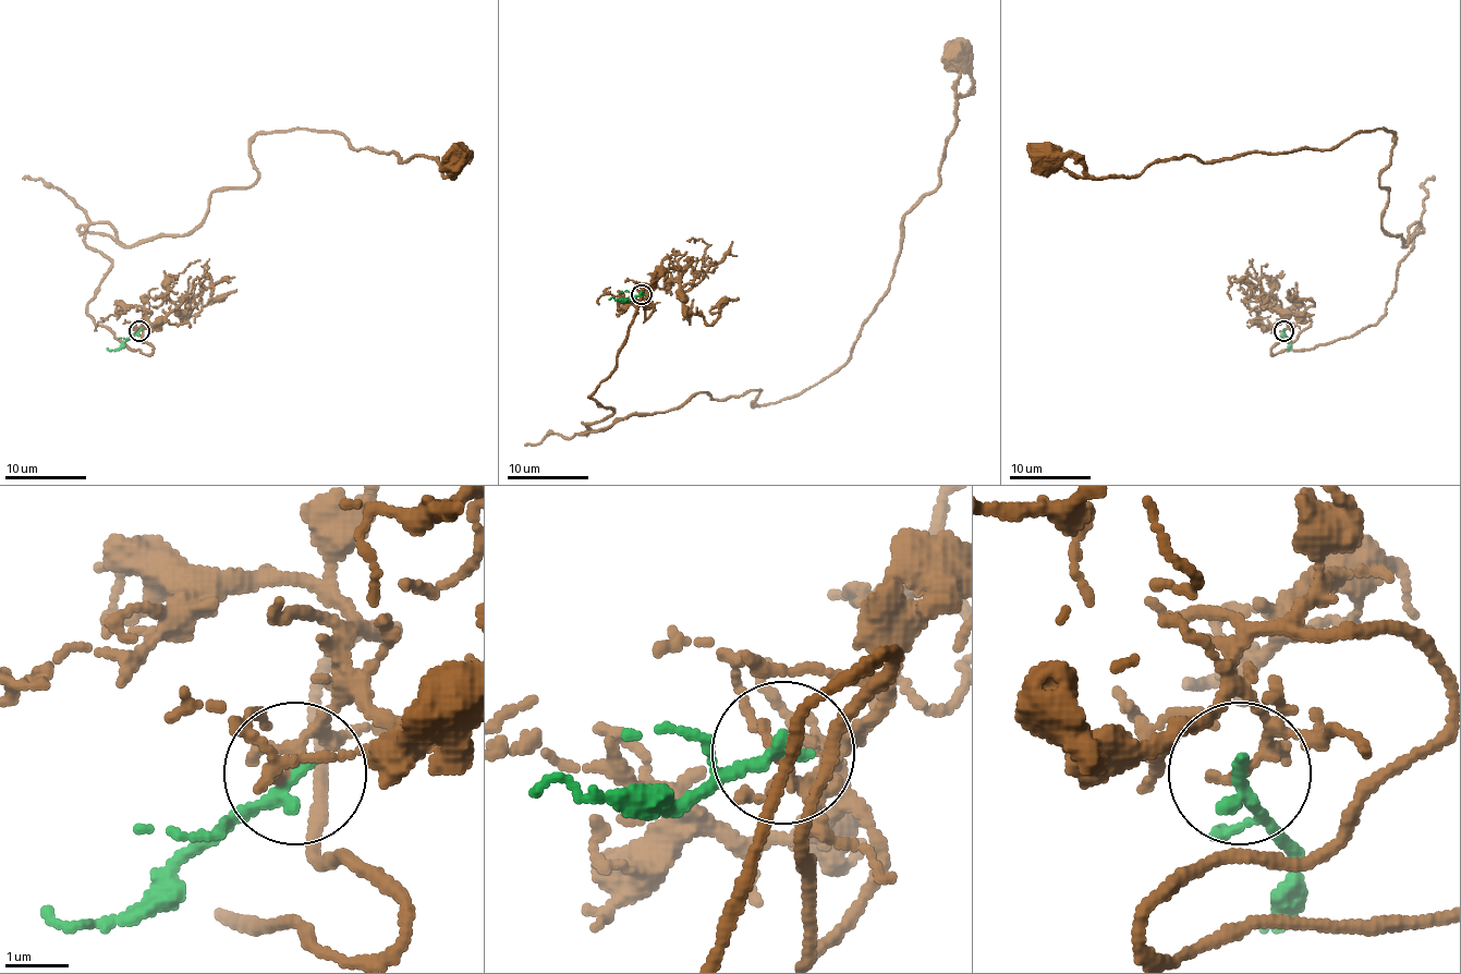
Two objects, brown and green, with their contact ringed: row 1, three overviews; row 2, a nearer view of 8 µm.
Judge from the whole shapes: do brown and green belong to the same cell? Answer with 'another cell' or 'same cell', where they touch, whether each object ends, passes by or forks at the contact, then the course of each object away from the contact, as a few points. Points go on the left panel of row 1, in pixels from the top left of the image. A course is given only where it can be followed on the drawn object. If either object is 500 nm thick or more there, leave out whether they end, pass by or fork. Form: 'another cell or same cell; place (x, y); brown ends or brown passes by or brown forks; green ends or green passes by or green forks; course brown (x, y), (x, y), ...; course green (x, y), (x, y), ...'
another cell; place (138, 330); brown forks; green ends; course brown (139, 331), (151, 351), (87, 313), (111, 264), (88, 232), (186, 235), (257, 179), (257, 134), (453, 159); course green (139, 331), (116, 350), (107, 348)

